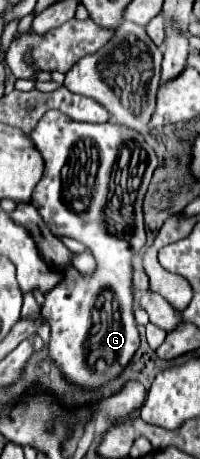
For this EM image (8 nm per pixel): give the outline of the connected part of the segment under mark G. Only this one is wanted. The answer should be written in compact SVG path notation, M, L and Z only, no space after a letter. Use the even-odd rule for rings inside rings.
M52 109L52 111L48 111L48 113L44 113L44 115L40 117L40 121L36 123L36 127L34 127L32 133L30 133L30 139L32 139L34 147L40 151L42 159L44 159L44 173L42 173L42 179L38 181L38 185L34 187L32 205L38 209L40 217L44 219L46 227L50 229L50 233L54 233L57 237L66 236L76 241L82 241L82 243L92 251L92 255L94 255L96 261L98 261L98 269L96 269L94 275L82 275L82 273L76 271L74 267L66 269L66 279L64 279L60 285L56 285L56 289L52 289L52 291L46 295L46 303L44 303L44 307L42 307L42 317L44 317L44 319L50 323L50 327L52 327L52 337L50 337L50 343L48 343L50 357L56 361L56 365L60 367L60 371L64 373L64 377L66 377L70 383L80 385L80 387L100 387L100 385L108 383L110 379L114 379L114 377L128 365L128 361L132 359L132 355L136 353L136 349L138 349L138 345L140 345L140 333L138 333L138 325L136 325L134 313L132 313L134 297L132 297L132 261L130 261L130 259L132 259L132 247L146 243L144 217L142 217L142 201L144 201L144 193L146 193L146 189L148 189L148 183L150 183L150 179L152 179L152 173L154 173L156 165L158 165L158 157L156 157L156 153L154 153L154 149L152 149L152 137L146 137L146 135L142 135L142 133L136 133L134 129L128 129L128 127L124 127L124 125L110 123L110 121L106 121L106 123L74 121L74 119L70 119L68 115L60 113L58 109ZM112 181L122 183L122 197L114 199L114 207L118 209L116 213L118 213L118 219L120 219L120 227L118 227L118 223L116 223L116 227L112 227L112 225L106 227L106 219L104 219L104 215L102 215L102 211L104 211L104 207L106 207L106 203L108 203L108 191L110 191L110 183L112 183Z

